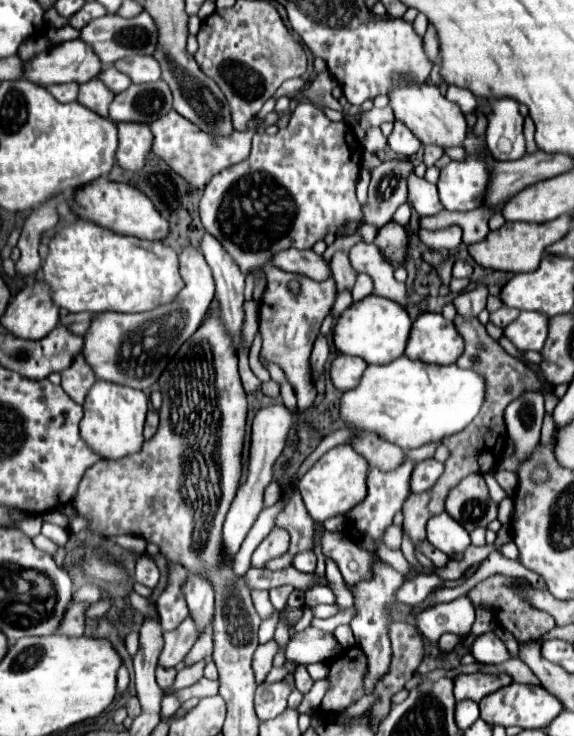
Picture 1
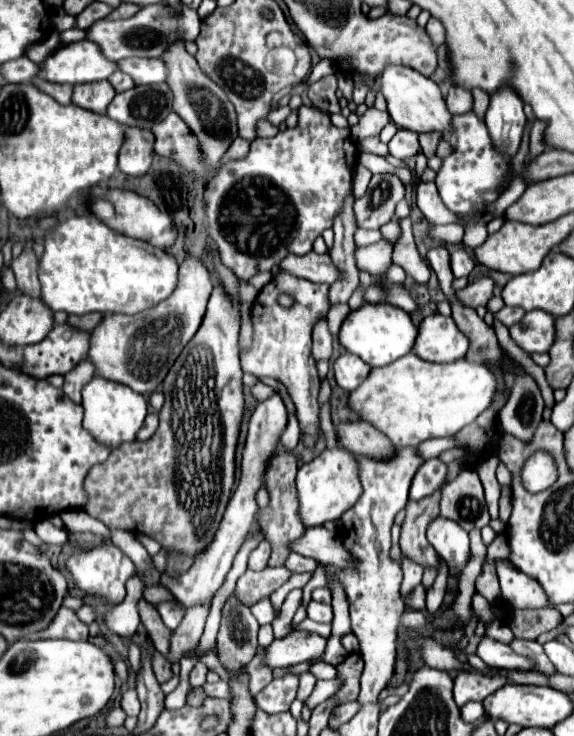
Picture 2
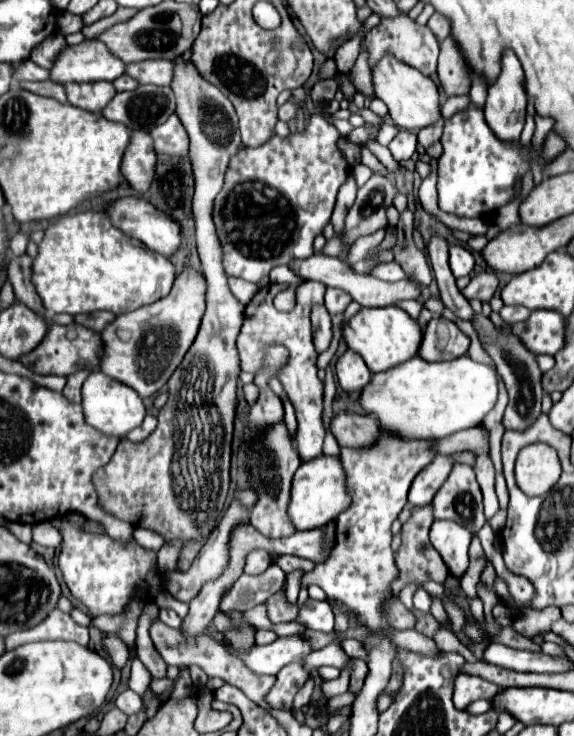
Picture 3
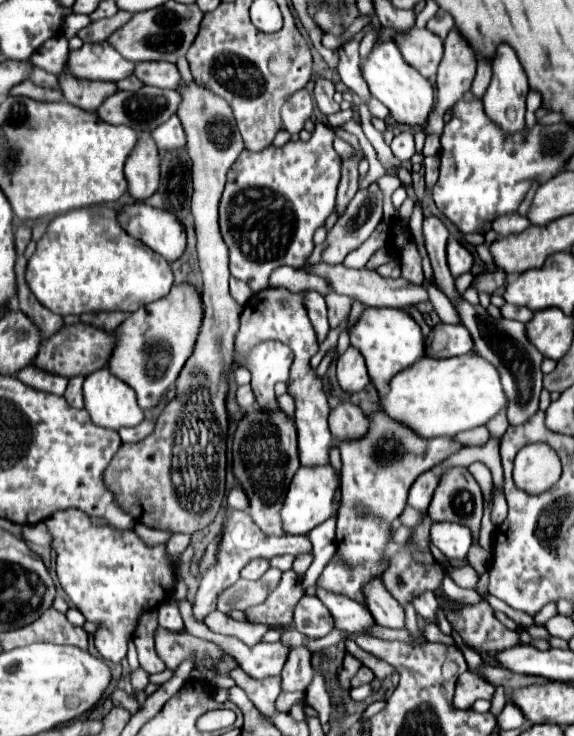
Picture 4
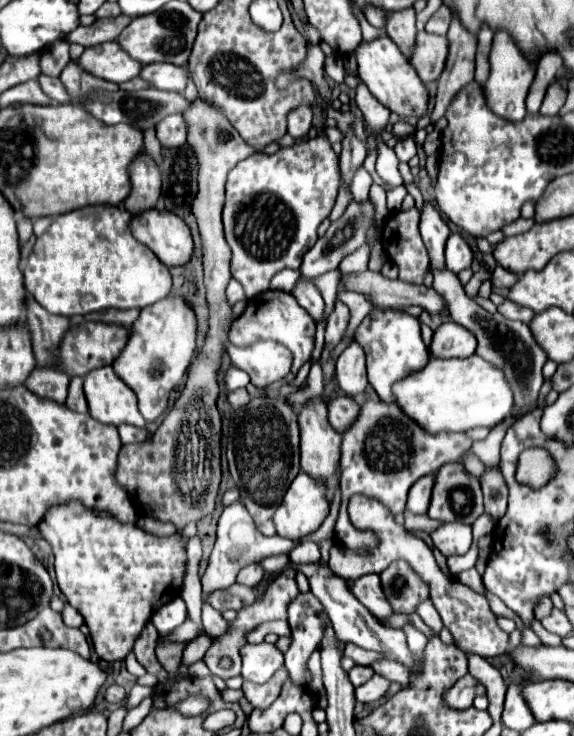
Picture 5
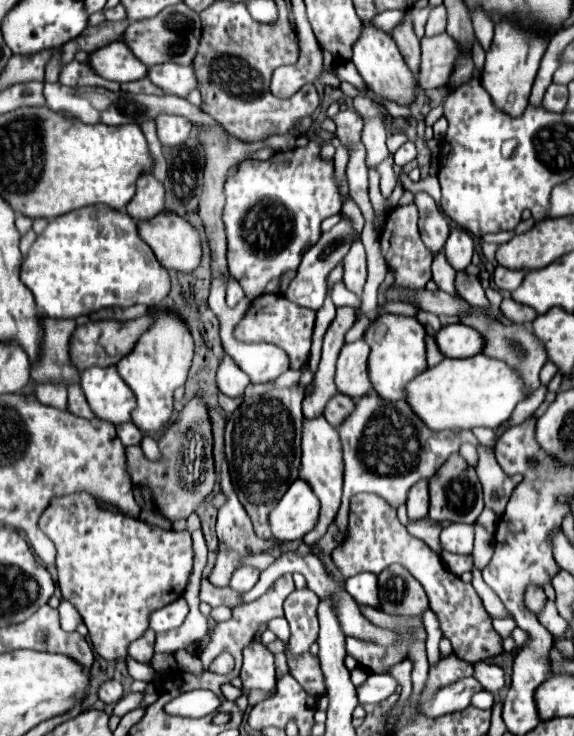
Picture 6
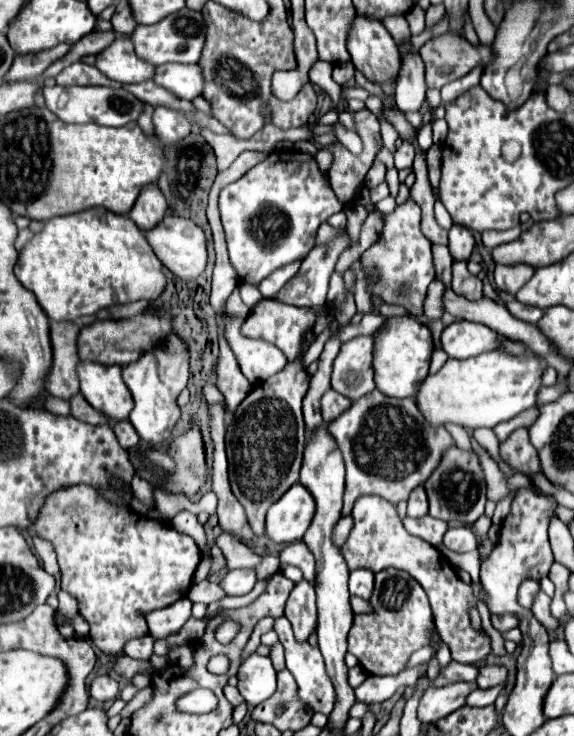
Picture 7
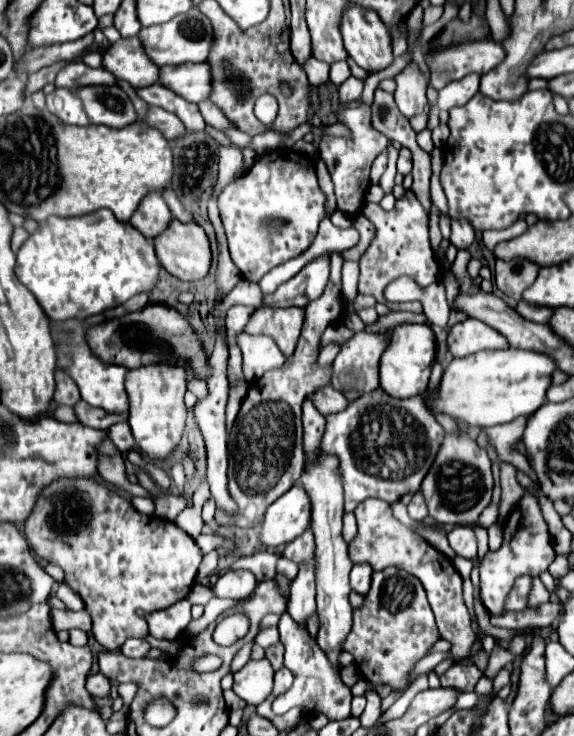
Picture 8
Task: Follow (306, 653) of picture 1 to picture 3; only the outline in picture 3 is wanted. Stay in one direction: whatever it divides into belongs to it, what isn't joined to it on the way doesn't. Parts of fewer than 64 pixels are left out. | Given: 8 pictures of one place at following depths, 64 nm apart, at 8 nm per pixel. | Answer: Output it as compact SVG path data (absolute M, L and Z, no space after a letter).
M296 634L296 636L278 638L276 642L272 642L268 646L254 646L248 652L234 650L234 656L238 656L256 674L276 676L286 664L290 664L294 658L298 658L302 654L302 650L312 652L310 644Z

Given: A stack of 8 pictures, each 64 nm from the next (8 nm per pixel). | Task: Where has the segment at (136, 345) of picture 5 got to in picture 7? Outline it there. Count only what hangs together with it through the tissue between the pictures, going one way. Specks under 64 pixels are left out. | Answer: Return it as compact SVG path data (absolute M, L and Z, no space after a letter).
M172 334L162 350L146 352L138 362L122 368L122 378L134 398L134 408L130 412L130 422L136 428L140 440L150 448L162 448L172 440L174 426L180 420L178 396L188 382L188 352L180 336Z

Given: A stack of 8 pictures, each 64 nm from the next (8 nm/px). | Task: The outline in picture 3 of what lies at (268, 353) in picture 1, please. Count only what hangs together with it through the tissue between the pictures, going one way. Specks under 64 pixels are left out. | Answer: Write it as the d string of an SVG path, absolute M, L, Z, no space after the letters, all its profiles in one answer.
M302 282L296 290L296 306L290 312L280 312L274 308L272 300L278 292L286 290L284 284L268 284L260 288L254 298L248 302L244 312L244 324L238 336L238 354L240 354L240 368L244 372L256 372L258 360L262 358L262 352L270 344L284 344L290 350L290 360L284 366L284 370L278 374L278 380L282 382L292 406L296 408L298 418L298 430L296 430L296 448L304 462L316 460L324 456L322 444L326 438L326 426L324 426L324 386L322 380L316 376L316 358L318 352L312 344L312 328L310 328L310 308L316 302L324 302L326 286L320 282Z

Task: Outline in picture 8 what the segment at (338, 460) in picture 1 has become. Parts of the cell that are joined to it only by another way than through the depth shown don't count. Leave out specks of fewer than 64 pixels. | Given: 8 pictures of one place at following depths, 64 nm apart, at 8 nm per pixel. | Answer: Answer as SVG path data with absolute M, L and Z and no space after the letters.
M292 486L268 506L260 524L260 544L282 546L300 536L310 522L310 500L304 488Z

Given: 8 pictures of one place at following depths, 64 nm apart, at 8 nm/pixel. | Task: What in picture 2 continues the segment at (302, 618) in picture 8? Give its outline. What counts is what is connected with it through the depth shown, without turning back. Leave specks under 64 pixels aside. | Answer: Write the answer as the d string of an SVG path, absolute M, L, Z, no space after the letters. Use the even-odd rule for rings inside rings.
M310 600L306 606L306 614L310 620L332 624L332 606L330 604L320 604L320 602ZM284 674L276 680L272 680L272 684L268 684L258 696L256 696L256 706L262 708L268 714L278 714L278 712L288 712L290 704L296 698L296 690L298 690L298 674Z

